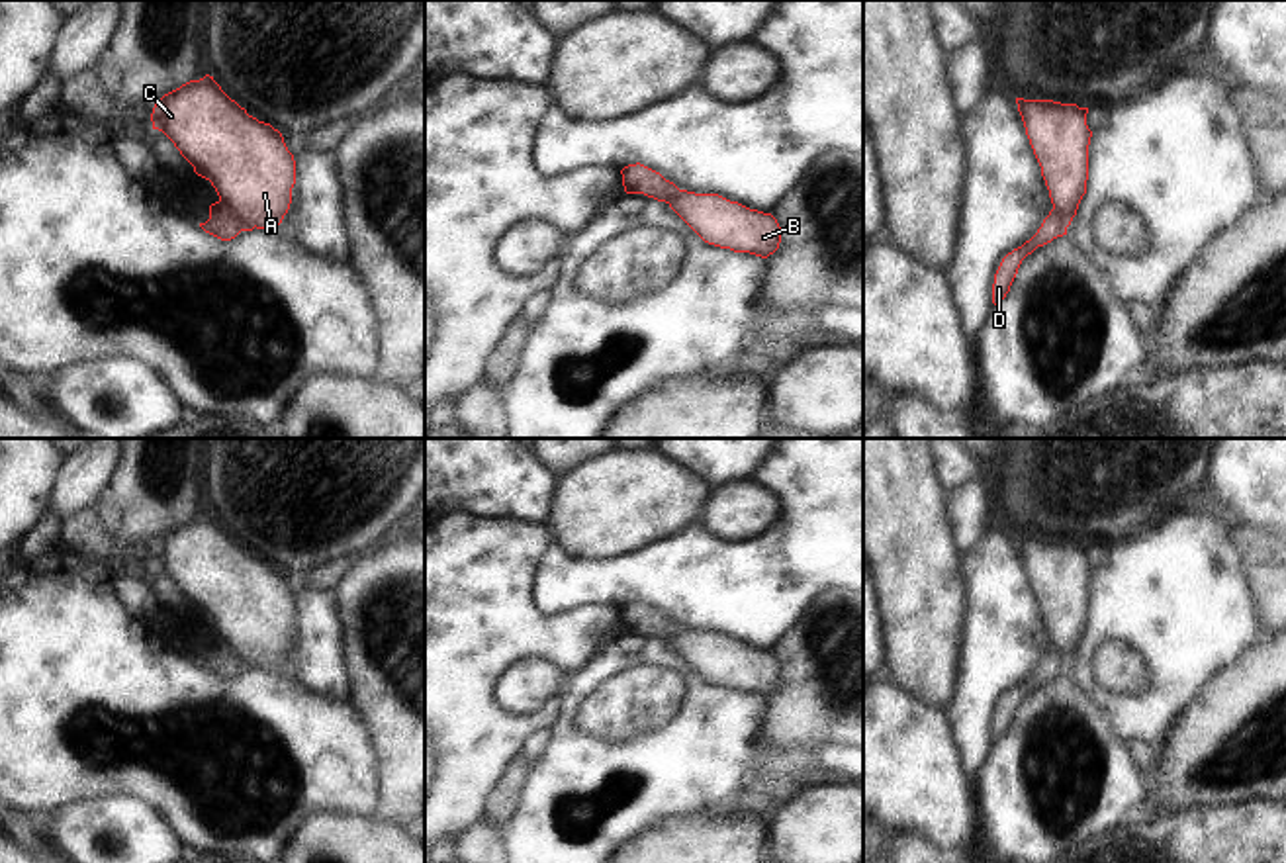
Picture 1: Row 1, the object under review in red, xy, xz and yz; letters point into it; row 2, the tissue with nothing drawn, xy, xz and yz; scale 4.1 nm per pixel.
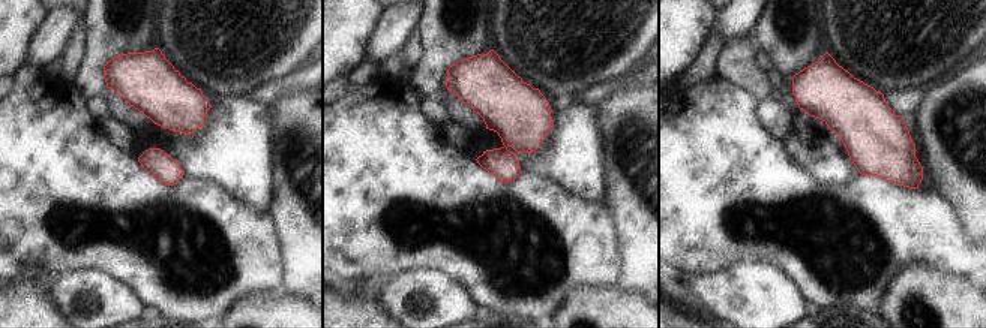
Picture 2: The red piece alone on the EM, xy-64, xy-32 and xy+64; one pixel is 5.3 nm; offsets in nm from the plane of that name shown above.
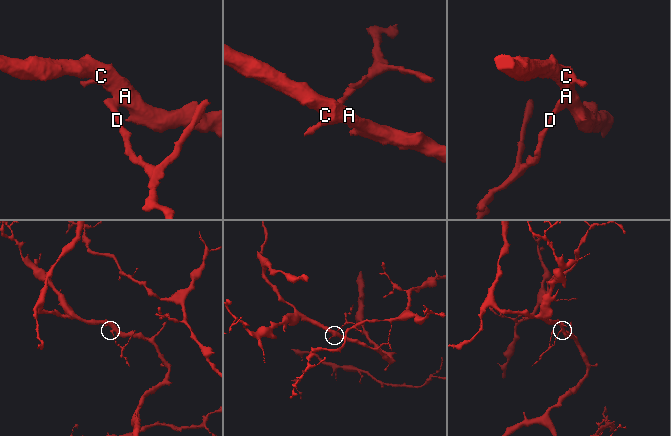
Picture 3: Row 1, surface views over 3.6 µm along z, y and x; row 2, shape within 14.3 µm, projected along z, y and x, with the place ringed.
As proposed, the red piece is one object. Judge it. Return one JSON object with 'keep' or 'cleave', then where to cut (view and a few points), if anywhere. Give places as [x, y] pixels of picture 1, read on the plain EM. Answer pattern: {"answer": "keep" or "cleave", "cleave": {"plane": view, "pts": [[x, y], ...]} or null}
{"answer": "cleave", "cleave": {"plane": "xy", "pts": [[220, 636], [243, 668]]}}

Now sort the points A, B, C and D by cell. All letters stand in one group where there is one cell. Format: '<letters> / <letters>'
A B C / D

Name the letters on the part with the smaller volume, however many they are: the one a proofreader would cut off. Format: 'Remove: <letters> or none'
Remove: D

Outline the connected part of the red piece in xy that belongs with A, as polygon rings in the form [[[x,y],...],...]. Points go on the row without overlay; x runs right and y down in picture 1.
[[[213,515],[164,532],[151,560],[211,620],[243,669],[272,669],[282,661],[296,622],[294,593],[278,568],[249,554]]]

